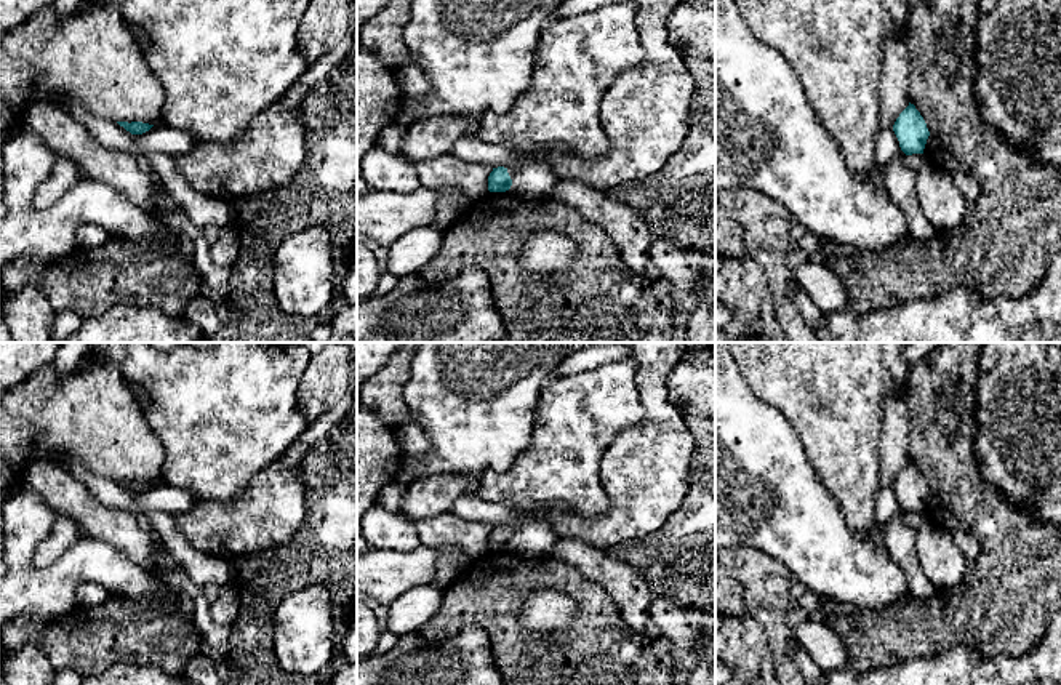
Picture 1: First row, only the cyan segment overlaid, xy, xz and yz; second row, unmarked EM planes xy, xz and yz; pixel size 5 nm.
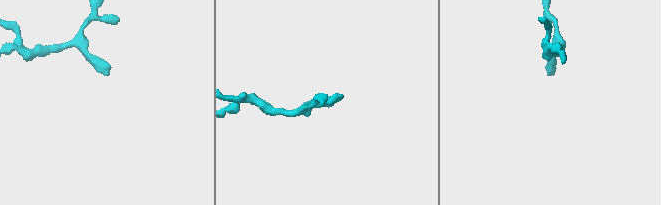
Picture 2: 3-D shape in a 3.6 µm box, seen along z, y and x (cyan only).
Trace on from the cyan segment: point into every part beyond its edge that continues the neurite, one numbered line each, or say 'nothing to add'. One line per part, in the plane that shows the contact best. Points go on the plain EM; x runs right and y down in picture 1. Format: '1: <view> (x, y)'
nothing to add

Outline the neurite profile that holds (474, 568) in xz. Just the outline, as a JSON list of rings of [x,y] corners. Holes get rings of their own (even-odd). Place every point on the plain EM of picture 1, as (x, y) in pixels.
[[[512,547],[506,551],[488,549],[474,557],[459,579],[443,591],[440,608],[418,631],[418,635],[427,642],[443,642],[469,627],[480,627],[488,634],[493,659],[504,685],[675,685],[672,642],[655,631],[642,634],[631,629],[600,584],[584,578],[576,567],[551,557],[523,557]],[[541,589],[555,589],[579,602],[578,615],[570,629],[535,635],[520,624],[518,611],[525,599]]]

